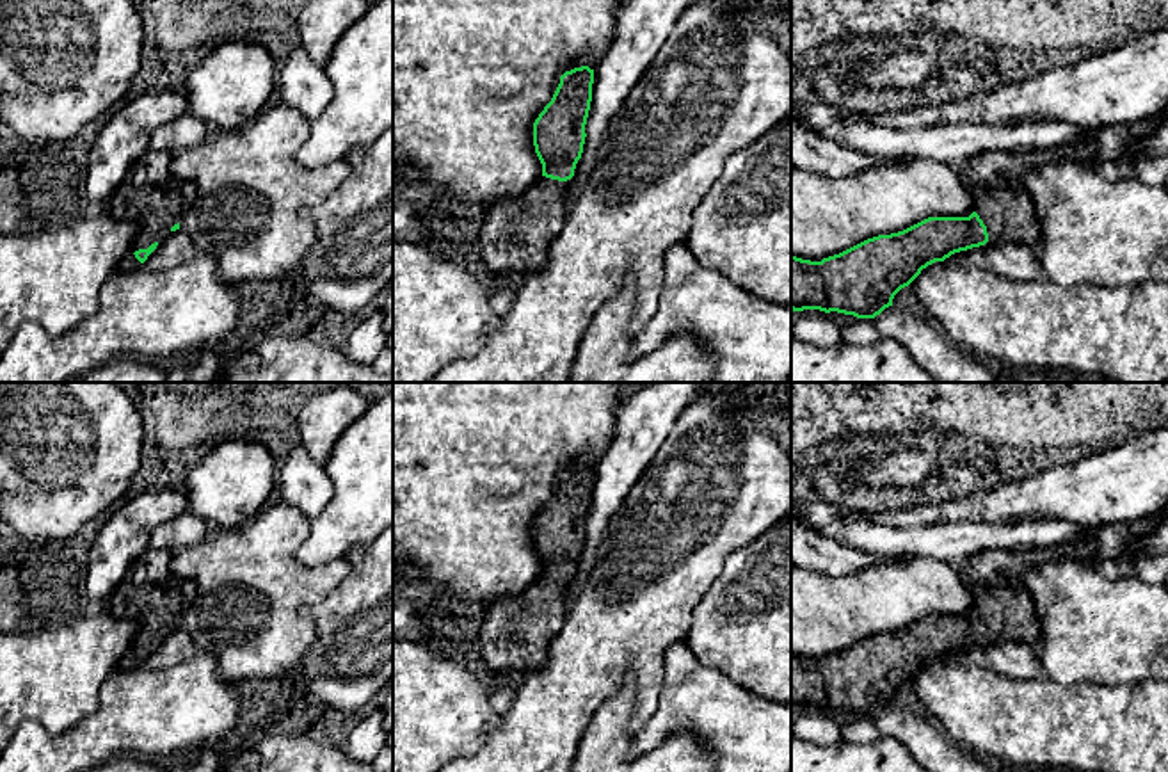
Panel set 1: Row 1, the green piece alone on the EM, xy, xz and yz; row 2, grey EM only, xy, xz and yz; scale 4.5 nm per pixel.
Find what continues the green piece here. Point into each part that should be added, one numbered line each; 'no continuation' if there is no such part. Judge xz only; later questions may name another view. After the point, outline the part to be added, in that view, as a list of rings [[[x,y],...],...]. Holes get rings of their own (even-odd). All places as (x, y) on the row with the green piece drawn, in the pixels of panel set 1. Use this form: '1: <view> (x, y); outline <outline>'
1: xz (516, 235); outline [[[546,176],[523,194],[492,203],[480,235],[487,269],[503,281],[510,274],[540,270],[553,238],[565,224],[569,205],[567,181]]]

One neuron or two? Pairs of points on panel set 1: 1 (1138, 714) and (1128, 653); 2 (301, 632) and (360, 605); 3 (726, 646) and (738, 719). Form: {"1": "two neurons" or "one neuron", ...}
{"1": "two neurons", "2": "two neurons", "3": "two neurons"}

